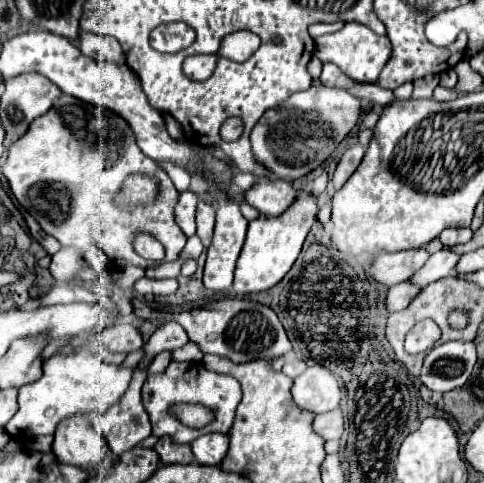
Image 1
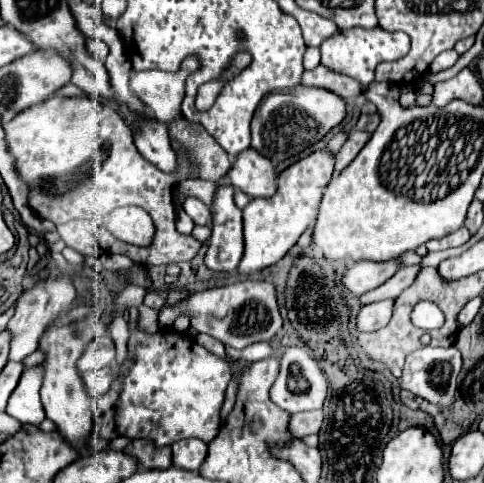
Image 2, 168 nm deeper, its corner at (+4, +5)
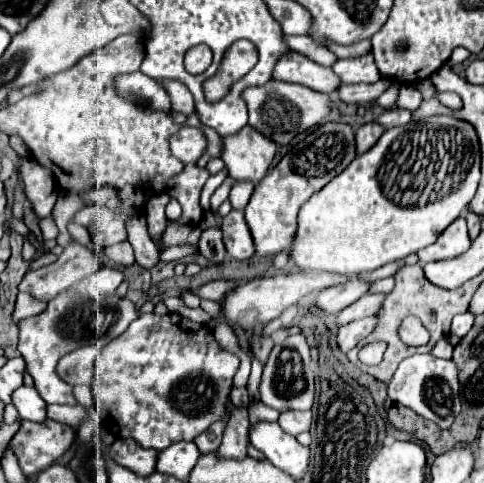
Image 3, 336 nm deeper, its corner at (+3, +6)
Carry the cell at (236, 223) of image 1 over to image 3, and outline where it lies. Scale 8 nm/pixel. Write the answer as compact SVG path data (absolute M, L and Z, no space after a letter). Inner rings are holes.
M231 210L229 216L223 218L221 230L223 230L223 242L227 246L227 254L233 260L249 260L255 254L253 238L243 218L243 212Z

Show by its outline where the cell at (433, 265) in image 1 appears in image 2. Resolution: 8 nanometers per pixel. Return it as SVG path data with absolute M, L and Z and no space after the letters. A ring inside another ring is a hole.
M408 265L404 269L400 269L394 277L390 277L384 285L372 289L370 293L364 293L360 297L360 303L366 305L366 303L374 303L374 301L382 301L382 299L396 299L420 273L422 265Z

